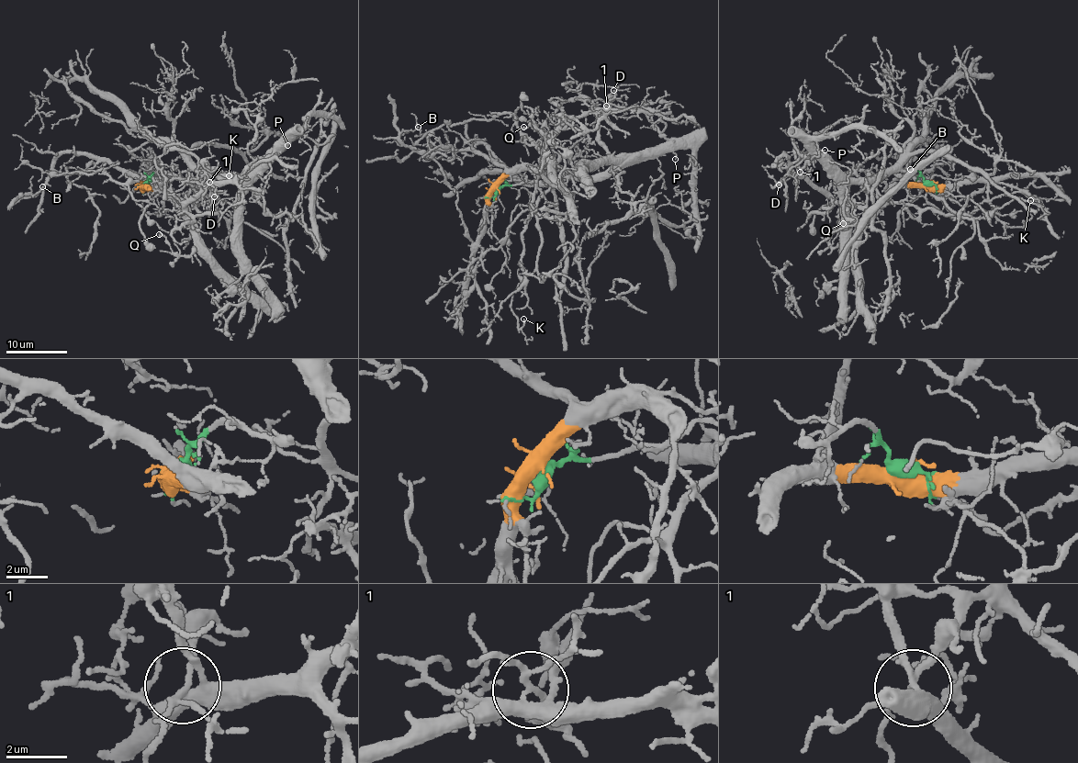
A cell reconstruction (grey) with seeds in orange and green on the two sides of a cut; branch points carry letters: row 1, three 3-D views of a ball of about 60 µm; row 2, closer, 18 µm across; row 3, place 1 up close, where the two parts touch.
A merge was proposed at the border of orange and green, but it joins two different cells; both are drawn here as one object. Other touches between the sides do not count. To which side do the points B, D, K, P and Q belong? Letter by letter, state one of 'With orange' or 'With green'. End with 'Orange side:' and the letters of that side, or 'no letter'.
B: With orange
D: With green
K: With green
P: With green
Q: With orange
Orange side: B, Q

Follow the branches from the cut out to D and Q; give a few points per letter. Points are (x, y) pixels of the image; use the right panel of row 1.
D: (926, 185), (915, 170), (838, 181), (834, 168), (815, 154), (799, 173), (778, 185)
Q: (926, 185), (891, 189), (886, 203), (849, 240), (835, 247), (831, 245), (830, 238), (834, 230), (842, 222)

